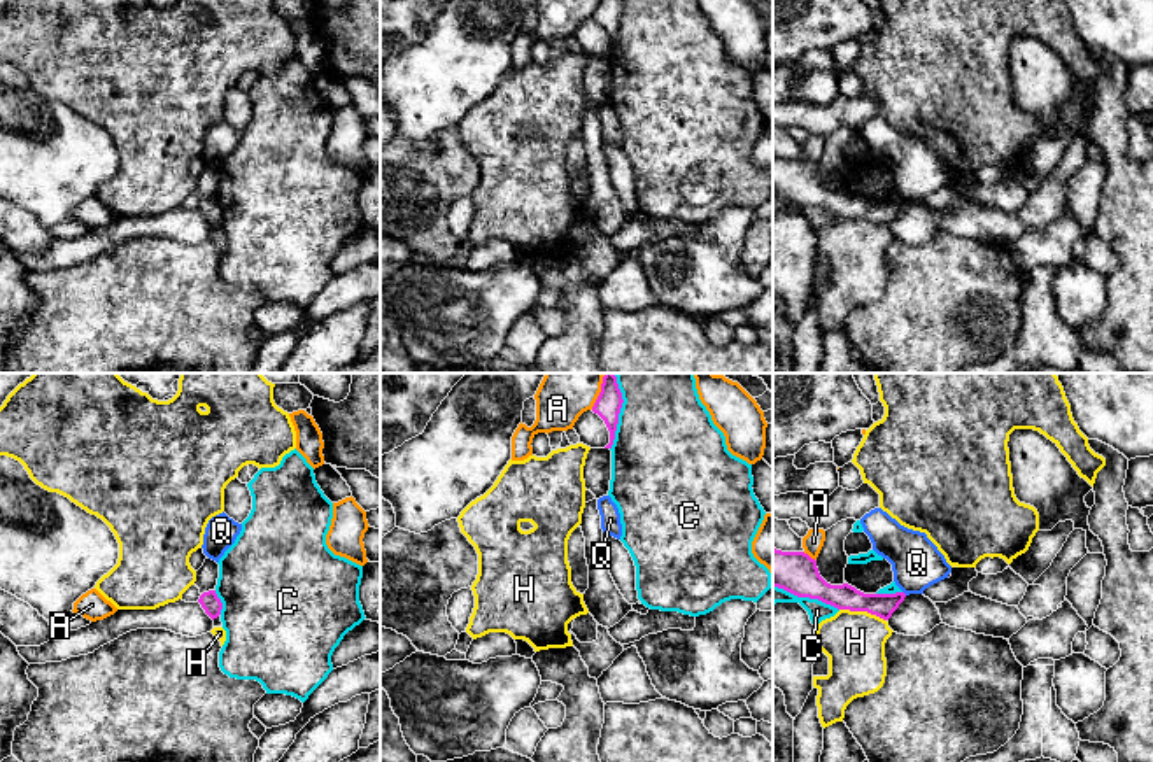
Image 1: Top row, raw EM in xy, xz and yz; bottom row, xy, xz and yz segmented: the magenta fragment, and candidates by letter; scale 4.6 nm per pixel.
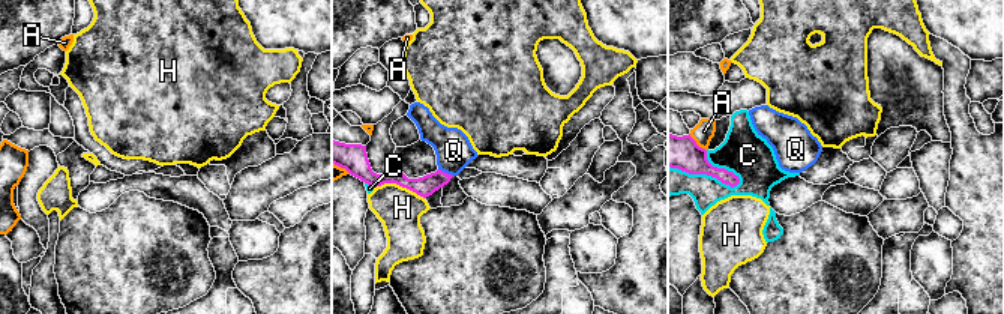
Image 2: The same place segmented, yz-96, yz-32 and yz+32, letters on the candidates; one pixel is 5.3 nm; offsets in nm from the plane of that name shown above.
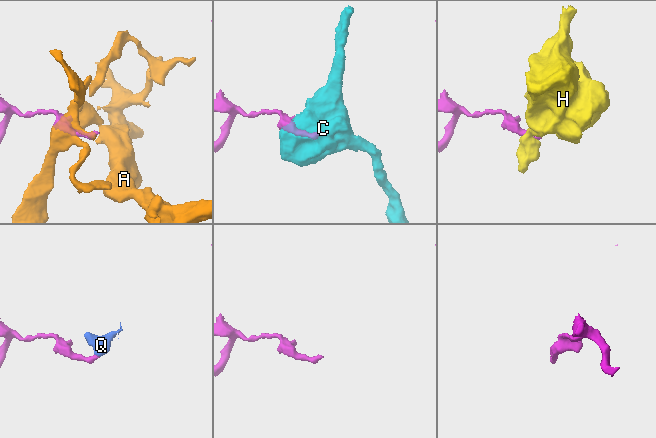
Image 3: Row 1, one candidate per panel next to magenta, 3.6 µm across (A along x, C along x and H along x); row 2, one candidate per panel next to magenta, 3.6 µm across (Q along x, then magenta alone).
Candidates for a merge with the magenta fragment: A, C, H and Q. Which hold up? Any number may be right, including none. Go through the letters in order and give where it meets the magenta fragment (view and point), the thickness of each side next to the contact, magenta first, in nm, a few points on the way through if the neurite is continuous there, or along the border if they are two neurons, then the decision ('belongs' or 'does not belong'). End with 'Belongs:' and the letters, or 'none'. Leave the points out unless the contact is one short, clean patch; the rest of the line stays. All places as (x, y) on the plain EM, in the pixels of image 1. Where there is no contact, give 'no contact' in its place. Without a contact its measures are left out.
A: meets magenta in yz at (808, 163); 190 nm thick on the magenta side, 90 nm on the other; does not belong
C: meets magenta in yz at (806, 204); 190 nm thick on the magenta side, 90 nm on the other; does not belong
H: meets magenta in yz at (862, 218); 120 nm thick on the magenta side, 280 nm on the other; border along yz (840, 216), (875, 221), (885, 228); does not belong
Q: no contact; does not belong
Belongs: none

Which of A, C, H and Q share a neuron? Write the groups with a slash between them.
A / C / H / Q

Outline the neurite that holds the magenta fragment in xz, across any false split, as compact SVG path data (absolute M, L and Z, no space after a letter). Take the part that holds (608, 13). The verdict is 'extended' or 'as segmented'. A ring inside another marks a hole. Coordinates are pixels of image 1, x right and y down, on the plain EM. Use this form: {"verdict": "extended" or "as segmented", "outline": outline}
{"verdict": "as segmented", "outline": "M599 0L592 14L592 19L605 28L610 39L610 51L605 56L612 56L613 53L622 11L624 11L622 0Z"}

